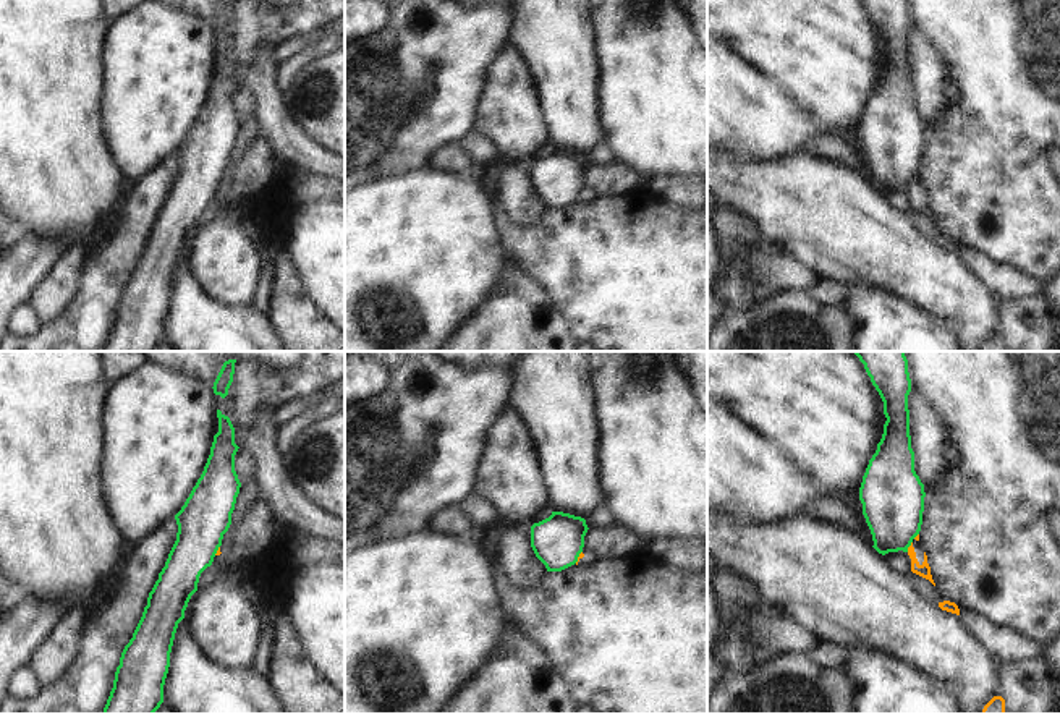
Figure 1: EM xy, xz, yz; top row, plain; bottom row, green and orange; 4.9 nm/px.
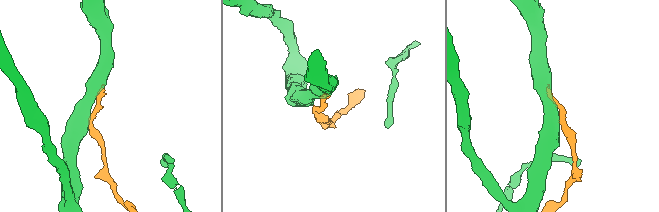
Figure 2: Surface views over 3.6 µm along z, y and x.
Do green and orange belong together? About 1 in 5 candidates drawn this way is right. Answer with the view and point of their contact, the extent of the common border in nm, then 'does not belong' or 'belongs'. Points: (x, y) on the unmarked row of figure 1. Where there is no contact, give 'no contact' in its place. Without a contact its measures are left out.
yz (910, 182) | 60 nm | does not belong

